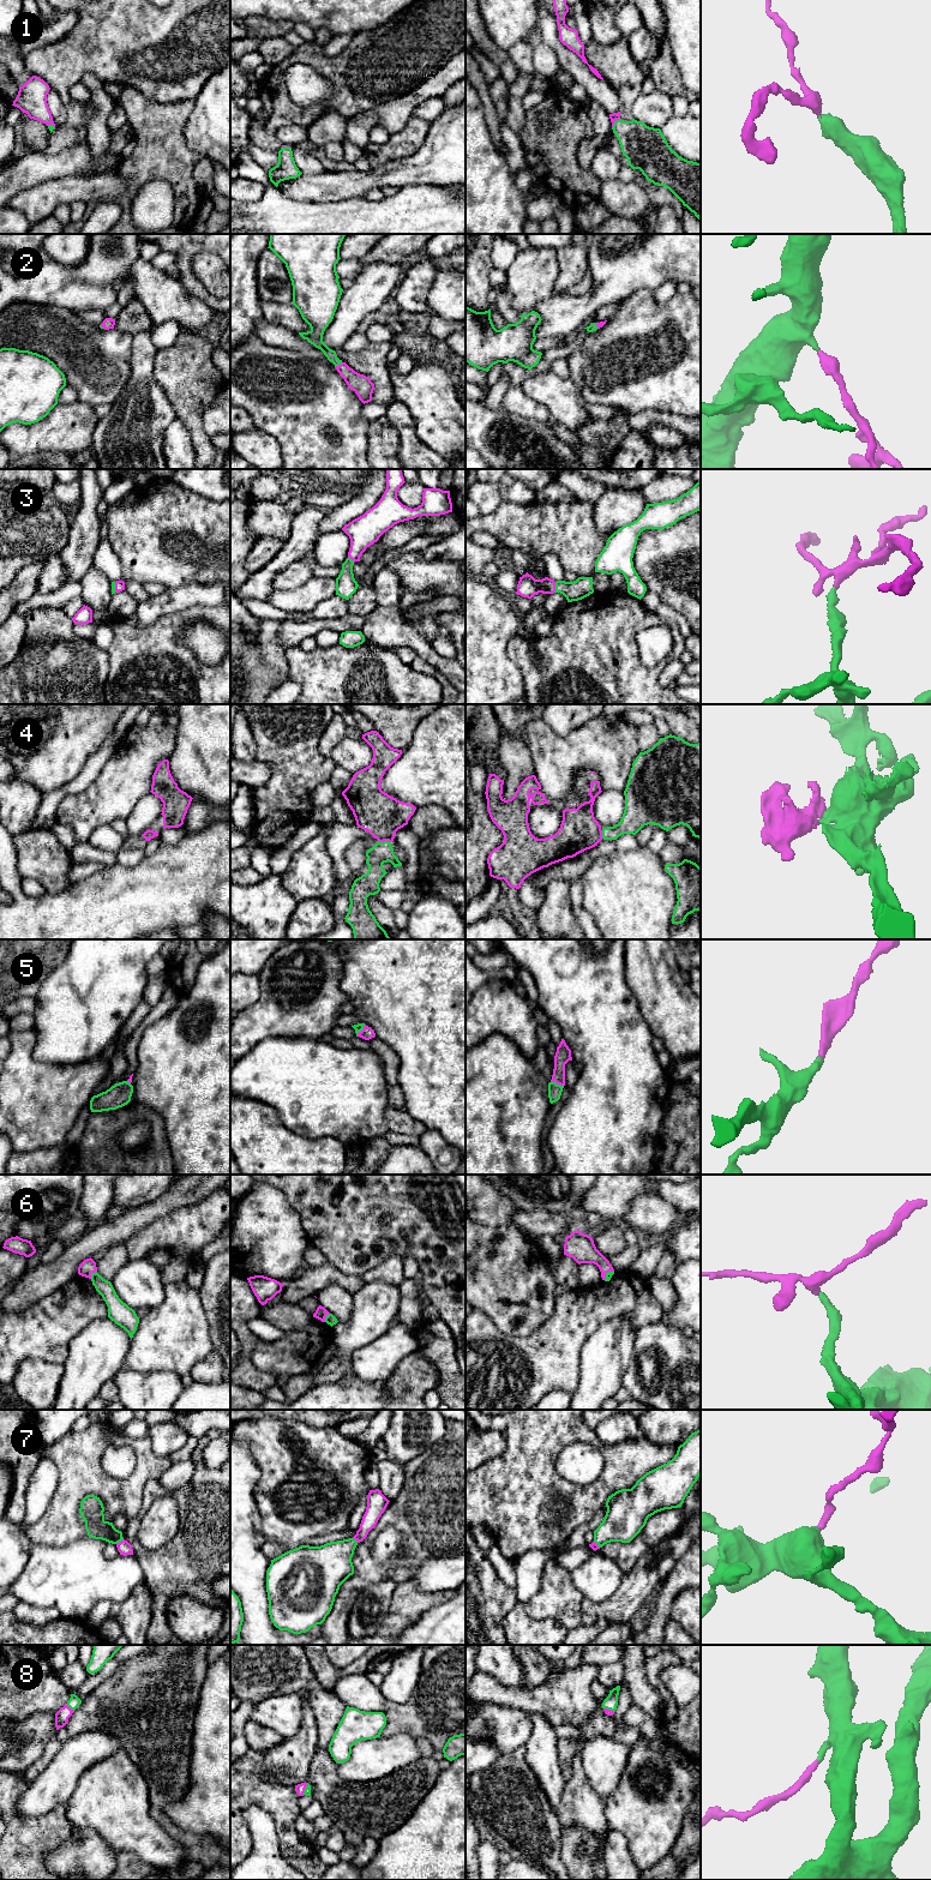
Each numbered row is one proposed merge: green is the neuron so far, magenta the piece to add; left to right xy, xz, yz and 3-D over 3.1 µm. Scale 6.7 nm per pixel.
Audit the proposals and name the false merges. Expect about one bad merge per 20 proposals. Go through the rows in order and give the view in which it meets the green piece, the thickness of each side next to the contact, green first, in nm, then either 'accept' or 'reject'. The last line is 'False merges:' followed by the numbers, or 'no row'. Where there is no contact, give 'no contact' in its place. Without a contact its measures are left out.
1: contact in yz; calibres 280 and 60 nm; accept
2: contact in xz; calibres 100 and 130 nm; accept
3: contact in yz; calibres 140 and 140 nm; accept
4: contact in xz; calibres 140 and 280 nm; accept
5: contact in yz; calibres 100 and 110 nm; accept
6: contact in xy; calibres 110 and 100 nm; accept
7: contact in xy; calibres 140 and 90 nm; accept
8: contact in xy; calibres 80 and 100 nm; accept
False merges: no row

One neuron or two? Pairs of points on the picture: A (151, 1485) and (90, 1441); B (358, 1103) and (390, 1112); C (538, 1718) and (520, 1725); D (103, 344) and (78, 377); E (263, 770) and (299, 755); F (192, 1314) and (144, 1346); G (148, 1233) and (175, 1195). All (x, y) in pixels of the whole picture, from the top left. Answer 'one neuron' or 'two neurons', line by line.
A: two neurons
B: two neurons
C: two neurons
D: one neuron
E: two neurons
F: one neuron
G: two neurons

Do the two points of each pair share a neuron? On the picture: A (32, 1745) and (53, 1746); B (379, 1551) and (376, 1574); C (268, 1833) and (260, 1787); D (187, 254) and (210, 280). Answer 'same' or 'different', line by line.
A: different
B: different
C: different
D: different

